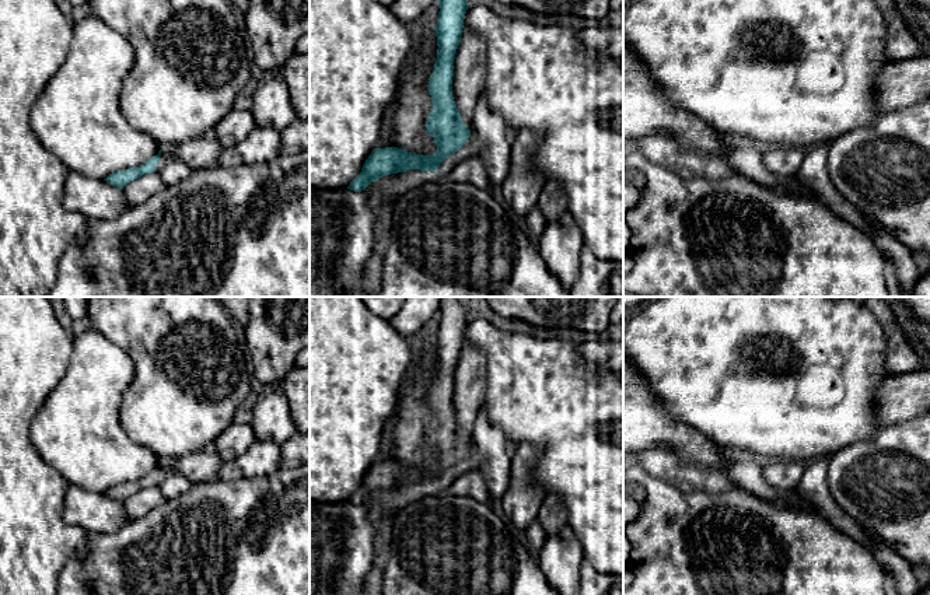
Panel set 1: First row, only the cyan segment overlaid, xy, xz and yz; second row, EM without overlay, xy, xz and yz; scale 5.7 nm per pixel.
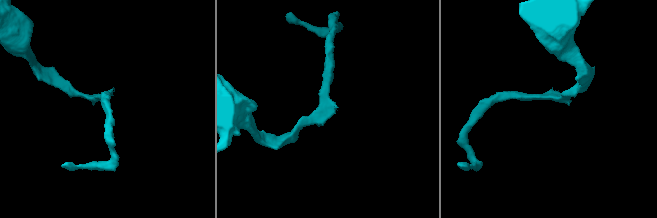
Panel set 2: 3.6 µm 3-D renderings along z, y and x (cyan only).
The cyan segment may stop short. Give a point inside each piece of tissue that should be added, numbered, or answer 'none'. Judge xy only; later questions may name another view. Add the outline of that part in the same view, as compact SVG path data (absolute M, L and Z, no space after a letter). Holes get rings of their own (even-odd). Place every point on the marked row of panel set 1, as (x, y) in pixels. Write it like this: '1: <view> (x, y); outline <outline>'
1: xy (200, 153); outline M213 133L183 141L178 146L172 146L169 150L161 150L160 162L155 165L158 172L168 155L183 161L192 171L204 169L217 165L217 160L224 147L218 143Z

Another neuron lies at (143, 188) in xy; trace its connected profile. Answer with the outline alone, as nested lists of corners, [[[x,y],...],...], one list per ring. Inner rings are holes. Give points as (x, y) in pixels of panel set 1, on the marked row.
[[[158,172],[144,174],[123,188],[125,199],[130,206],[146,203],[167,185]]]

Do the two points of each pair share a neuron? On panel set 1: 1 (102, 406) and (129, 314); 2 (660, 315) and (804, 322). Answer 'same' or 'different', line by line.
1: different
2: same

